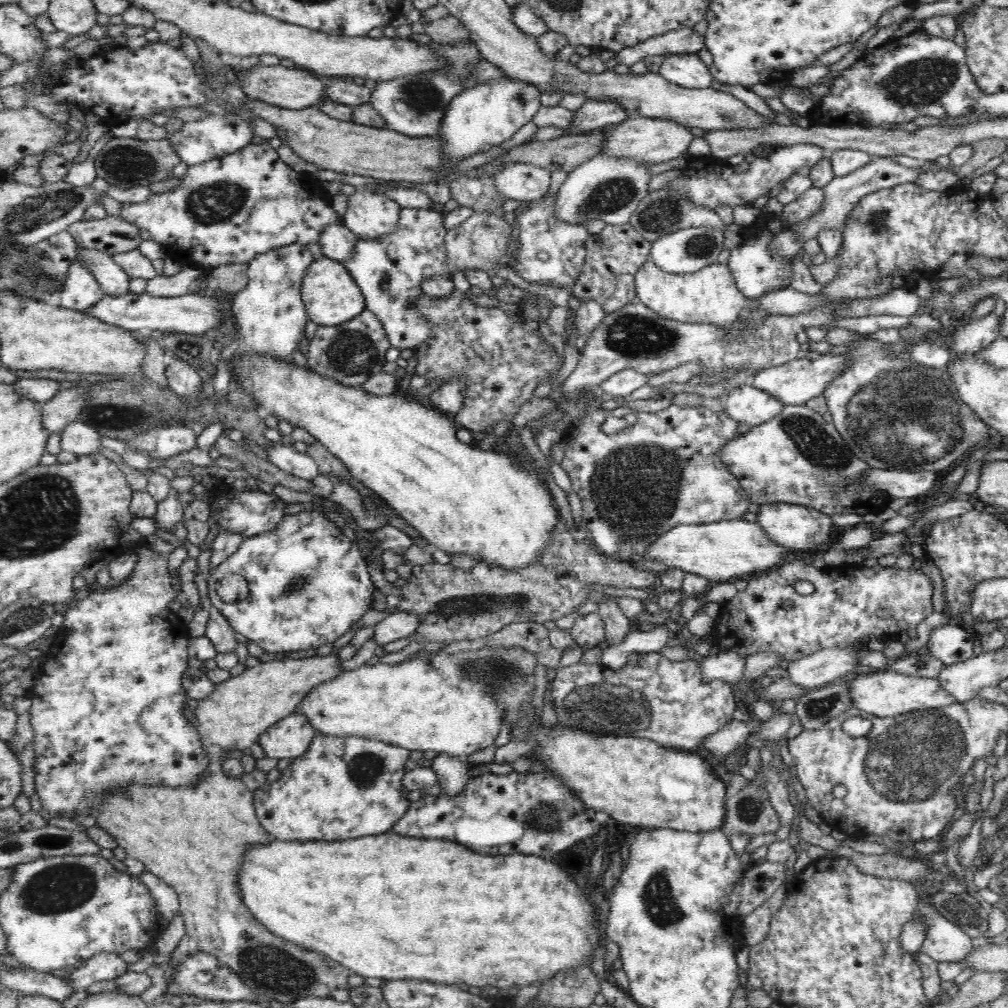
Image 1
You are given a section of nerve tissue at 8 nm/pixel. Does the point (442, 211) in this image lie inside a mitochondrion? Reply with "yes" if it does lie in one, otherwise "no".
no

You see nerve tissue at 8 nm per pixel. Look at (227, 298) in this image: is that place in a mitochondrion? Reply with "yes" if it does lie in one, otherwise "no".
no

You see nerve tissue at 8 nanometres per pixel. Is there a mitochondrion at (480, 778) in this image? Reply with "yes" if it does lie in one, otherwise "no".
no

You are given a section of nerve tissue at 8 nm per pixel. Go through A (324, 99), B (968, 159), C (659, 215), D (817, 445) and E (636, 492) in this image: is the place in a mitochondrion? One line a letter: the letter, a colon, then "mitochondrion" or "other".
A: other
B: other
C: mitochondrion
D: mitochondrion
E: mitochondrion

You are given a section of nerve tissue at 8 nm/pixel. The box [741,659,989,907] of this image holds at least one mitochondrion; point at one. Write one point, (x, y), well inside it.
(912, 761)

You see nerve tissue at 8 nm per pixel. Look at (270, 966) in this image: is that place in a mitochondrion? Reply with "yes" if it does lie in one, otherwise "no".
yes

